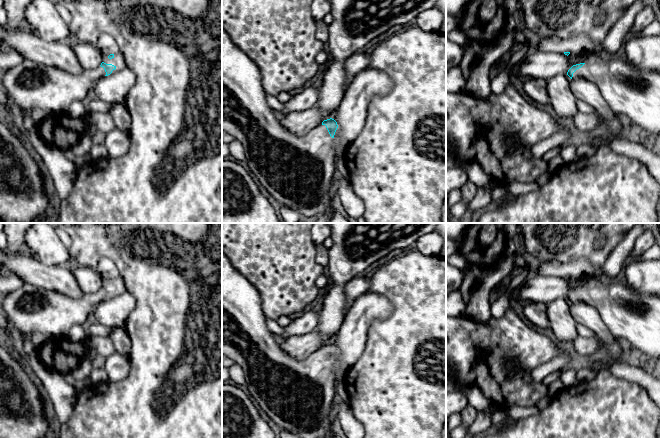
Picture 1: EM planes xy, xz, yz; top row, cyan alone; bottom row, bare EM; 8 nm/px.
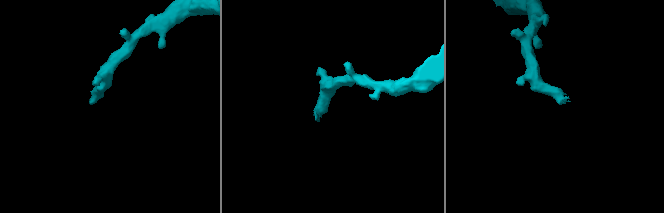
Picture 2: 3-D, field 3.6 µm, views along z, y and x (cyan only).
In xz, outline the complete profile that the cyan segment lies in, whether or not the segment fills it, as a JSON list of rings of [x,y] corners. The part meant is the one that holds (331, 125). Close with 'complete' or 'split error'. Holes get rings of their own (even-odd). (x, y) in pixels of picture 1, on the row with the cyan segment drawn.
[[[222,29],[222,135],[243,145],[251,174],[282,206],[297,211],[303,218],[313,219],[330,212],[329,193],[336,171],[334,135],[337,128],[337,122],[330,118],[301,136],[285,129],[280,116],[267,103],[259,68]]]; split error

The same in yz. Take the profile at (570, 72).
[[[606,57],[573,65],[567,75],[595,83],[613,113],[627,115],[645,136],[660,137],[660,72],[639,70],[626,58]]]; split error

